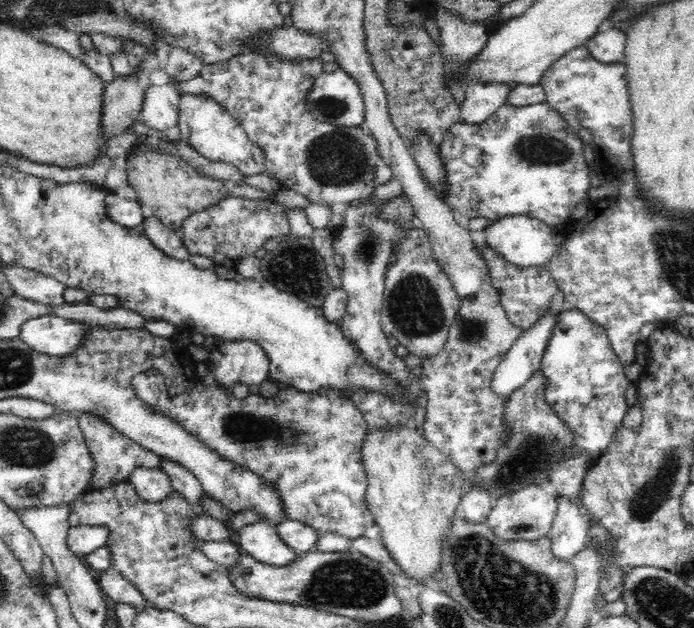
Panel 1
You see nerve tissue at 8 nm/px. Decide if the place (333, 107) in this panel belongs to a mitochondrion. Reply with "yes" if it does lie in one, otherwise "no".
yes

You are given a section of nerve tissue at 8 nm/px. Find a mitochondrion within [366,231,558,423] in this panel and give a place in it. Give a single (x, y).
(416, 310)

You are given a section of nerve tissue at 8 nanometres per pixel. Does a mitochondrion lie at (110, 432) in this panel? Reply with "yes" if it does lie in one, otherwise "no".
no

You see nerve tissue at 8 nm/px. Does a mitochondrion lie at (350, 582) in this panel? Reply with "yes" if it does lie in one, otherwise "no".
yes

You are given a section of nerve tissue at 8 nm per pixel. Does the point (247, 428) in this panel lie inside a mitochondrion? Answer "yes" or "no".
yes

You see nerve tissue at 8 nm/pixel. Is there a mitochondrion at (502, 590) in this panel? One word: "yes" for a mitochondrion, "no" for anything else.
yes

